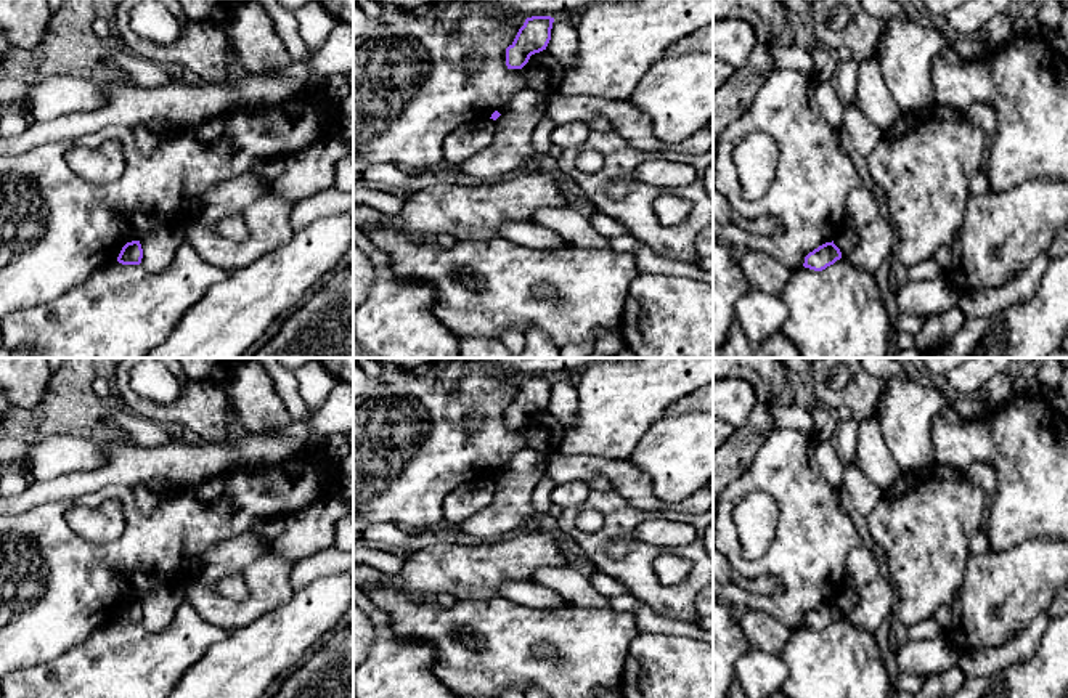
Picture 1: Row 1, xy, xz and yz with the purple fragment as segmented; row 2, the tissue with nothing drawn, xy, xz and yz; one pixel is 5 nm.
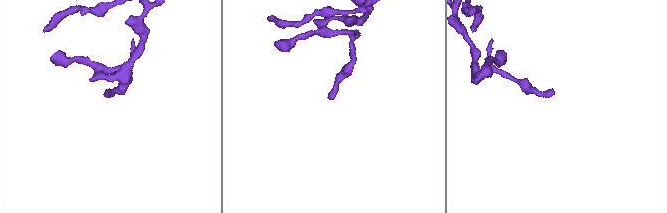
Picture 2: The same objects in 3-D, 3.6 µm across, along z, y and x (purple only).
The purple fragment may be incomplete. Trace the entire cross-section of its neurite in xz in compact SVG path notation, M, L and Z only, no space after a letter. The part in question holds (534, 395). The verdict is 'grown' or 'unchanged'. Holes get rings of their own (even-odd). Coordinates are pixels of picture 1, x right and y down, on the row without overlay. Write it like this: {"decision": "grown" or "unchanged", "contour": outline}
{"decision": "unchanged", "contour": "M532 375L519 388L514 401L506 408L508 428L522 428L532 414L546 409L551 400L554 377Z"}

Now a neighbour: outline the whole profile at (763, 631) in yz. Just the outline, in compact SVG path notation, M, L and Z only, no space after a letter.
M745 610L739 619L740 629L745 634L750 648L769 651L782 656L785 642L790 635L789 627L772 615L760 610Z

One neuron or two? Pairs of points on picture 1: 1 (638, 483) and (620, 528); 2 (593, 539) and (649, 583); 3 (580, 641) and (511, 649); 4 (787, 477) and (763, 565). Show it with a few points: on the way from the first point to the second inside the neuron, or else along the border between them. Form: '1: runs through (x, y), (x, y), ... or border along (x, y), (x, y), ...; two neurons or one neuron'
1: border along (614, 490), (635, 507), (667, 511); two neurons
2: runs through (601, 555), (612, 567), (633, 572); one neuron
3: runs through (562, 634), (529, 634); one neuron
4: runs through (790, 499), (790, 538), (786, 543); one neuron

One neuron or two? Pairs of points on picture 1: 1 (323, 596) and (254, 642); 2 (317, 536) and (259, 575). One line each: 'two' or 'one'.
1: one
2: two

